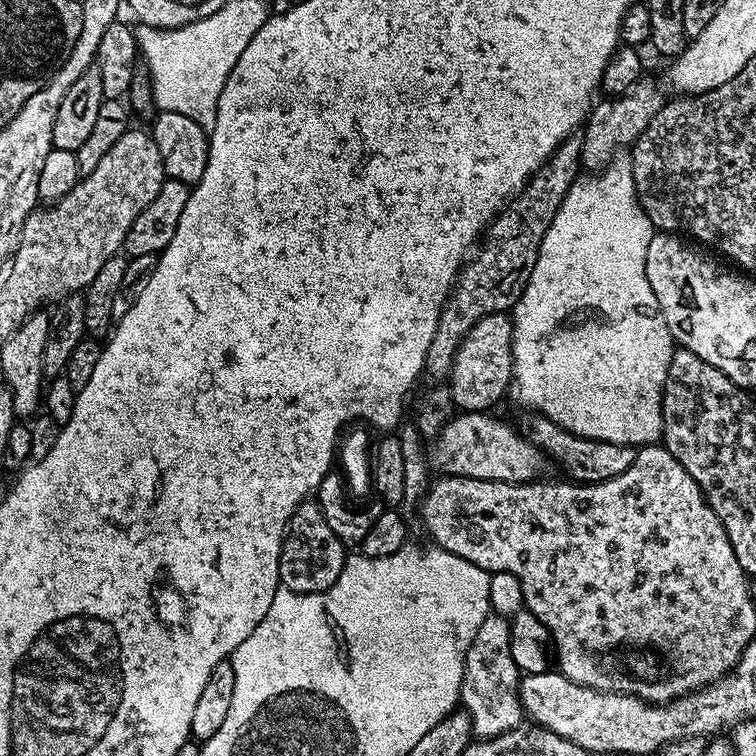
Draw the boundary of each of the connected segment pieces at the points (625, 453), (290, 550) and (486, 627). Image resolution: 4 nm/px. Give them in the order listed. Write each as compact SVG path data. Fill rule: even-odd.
M524 414L518 428L528 437L532 445L551 459L553 456L560 463L561 470L568 475L565 477L581 484L601 484L603 480L618 478L618 474L625 472L630 462L634 462L637 453L637 449L631 444L615 444L575 436L574 433L567 432L565 428L559 428L554 422L550 422L550 418L539 414Z
M305 502L298 505L288 519L284 545L280 551L281 585L302 594L325 592L334 586L334 582L338 582L345 559L346 545L336 537L334 530L330 530L319 503Z
M489 614L478 626L470 650L466 650L466 662L460 687L460 704L472 723L472 735L476 738L501 736L516 727L522 720L520 706L520 668L510 654L510 623L496 614Z

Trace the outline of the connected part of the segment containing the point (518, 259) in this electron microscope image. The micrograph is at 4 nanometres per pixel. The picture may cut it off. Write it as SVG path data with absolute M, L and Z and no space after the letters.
M576 134L560 143L547 162L525 182L524 189L484 229L478 251L456 275L456 283L438 318L438 330L434 330L434 342L426 350L423 375L429 376L429 381L444 382L451 377L454 354L458 354L458 346L470 334L474 322L482 322L482 318L495 312L508 312L522 298L534 262L538 262L542 238L546 238L546 230L550 230L562 198L566 198L570 186L581 175L580 143L581 137Z

